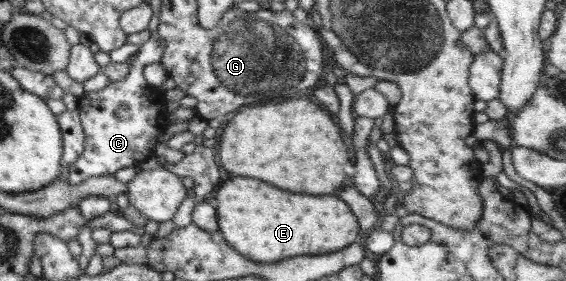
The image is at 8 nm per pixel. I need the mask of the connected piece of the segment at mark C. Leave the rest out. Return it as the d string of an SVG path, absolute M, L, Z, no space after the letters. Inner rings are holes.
M153 35L152 38L143 42L138 52L128 60L130 72L128 72L126 78L110 81L110 84L98 90L98 92L84 92L79 97L76 110L79 112L83 134L85 135L85 143L82 154L76 160L76 163L70 166L67 179L70 184L81 183L92 176L113 176L120 169L137 167L140 163L155 156L155 146L159 143L157 136L160 134L160 131L168 126L167 102L164 92L148 84L145 72L149 64L161 62L164 50L165 47L157 40L157 36ZM121 104L126 105L126 108L120 108Z

